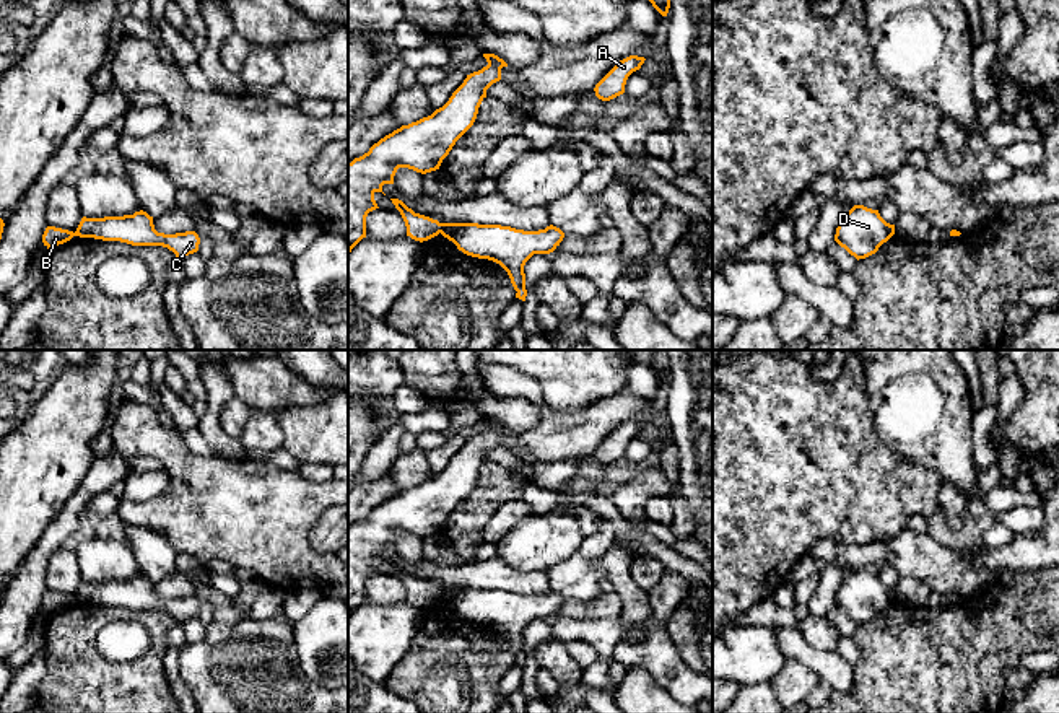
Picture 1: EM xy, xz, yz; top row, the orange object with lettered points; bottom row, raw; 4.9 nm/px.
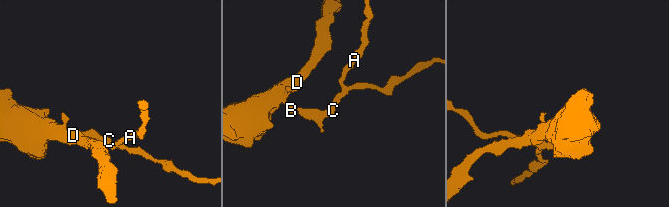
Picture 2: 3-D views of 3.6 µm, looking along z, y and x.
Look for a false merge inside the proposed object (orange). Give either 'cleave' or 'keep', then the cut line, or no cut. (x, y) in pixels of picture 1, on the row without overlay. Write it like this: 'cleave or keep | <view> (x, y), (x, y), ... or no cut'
cleave | xz (441, 588), (438, 596)

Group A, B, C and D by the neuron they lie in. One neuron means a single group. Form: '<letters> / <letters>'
A C / B D

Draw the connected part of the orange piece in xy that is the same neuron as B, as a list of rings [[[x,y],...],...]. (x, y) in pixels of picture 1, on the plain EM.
[[[47,591],[42,599],[42,607],[47,614],[54,614],[59,609],[70,606],[75,601],[73,596]]]

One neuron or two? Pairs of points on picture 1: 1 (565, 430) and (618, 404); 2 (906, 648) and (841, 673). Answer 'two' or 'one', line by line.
1: one
2: two

